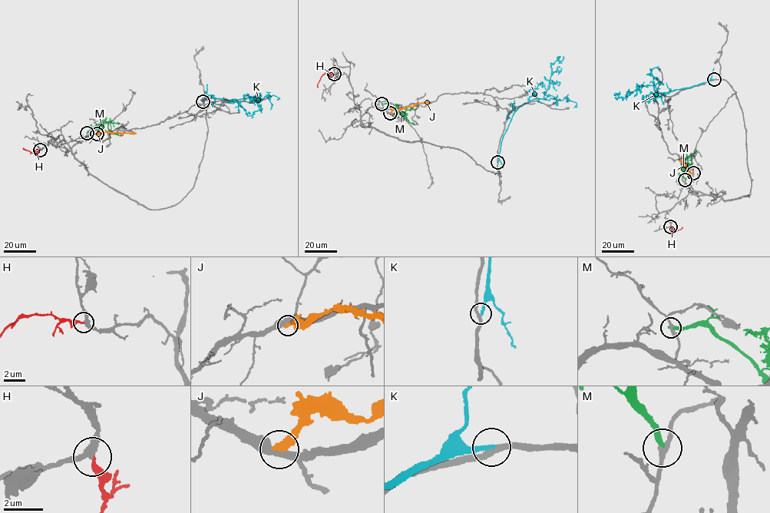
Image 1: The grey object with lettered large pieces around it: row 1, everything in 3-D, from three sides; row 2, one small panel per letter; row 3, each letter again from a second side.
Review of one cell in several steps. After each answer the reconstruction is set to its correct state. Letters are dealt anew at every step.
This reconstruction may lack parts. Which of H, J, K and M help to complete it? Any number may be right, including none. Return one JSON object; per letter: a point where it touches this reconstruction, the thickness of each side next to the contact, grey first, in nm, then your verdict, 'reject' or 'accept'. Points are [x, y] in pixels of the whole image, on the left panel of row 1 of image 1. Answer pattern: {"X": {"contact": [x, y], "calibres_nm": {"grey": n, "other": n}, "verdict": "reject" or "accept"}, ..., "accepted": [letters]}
{"H": {"contact": [40, 150], "calibres_nm": {"grey": 360, "other": 240}, "verdict": "accept"}, "J": {"contact": [97, 134], "calibres_nm": {"grey": 440, "other": 320}, "verdict": "reject"}, "K": {"contact": [203, 101], "calibres_nm": {"grey": 300, "other": 240}, "verdict": "reject"}, "M": {"contact": [87, 133], "calibres_nm": {"grey": 240, "other": 320}, "verdict": "reject"}, "accepted": ["H"]}

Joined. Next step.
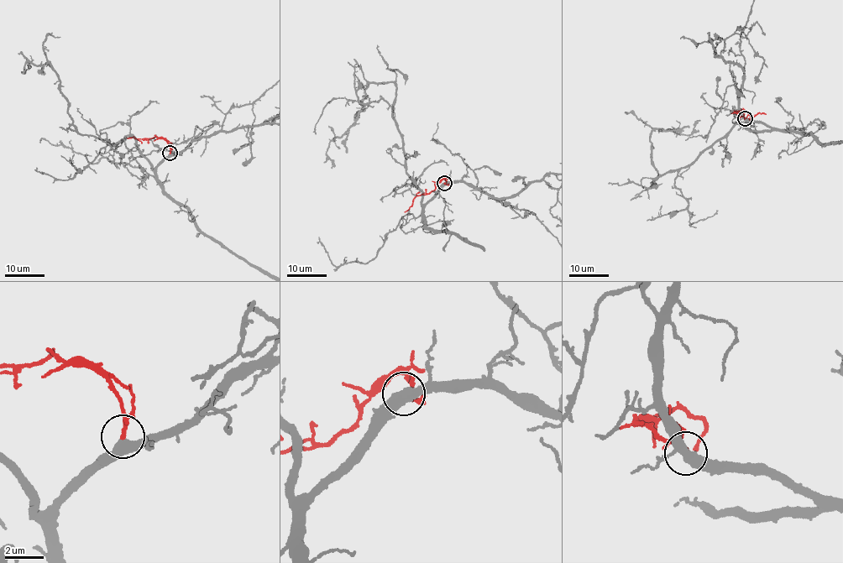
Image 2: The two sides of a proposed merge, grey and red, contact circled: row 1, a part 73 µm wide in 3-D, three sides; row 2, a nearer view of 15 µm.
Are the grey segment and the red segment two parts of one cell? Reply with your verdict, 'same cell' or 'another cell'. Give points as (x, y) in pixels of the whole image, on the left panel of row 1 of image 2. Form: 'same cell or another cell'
same cell

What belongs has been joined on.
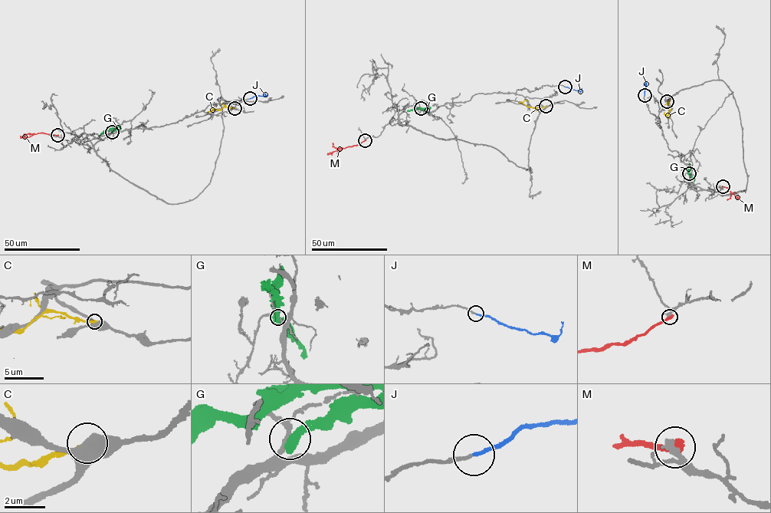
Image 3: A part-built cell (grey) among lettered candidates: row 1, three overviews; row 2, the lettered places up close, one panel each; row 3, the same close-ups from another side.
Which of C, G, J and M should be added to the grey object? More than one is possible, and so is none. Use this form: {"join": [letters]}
{"join": ["J"]}

